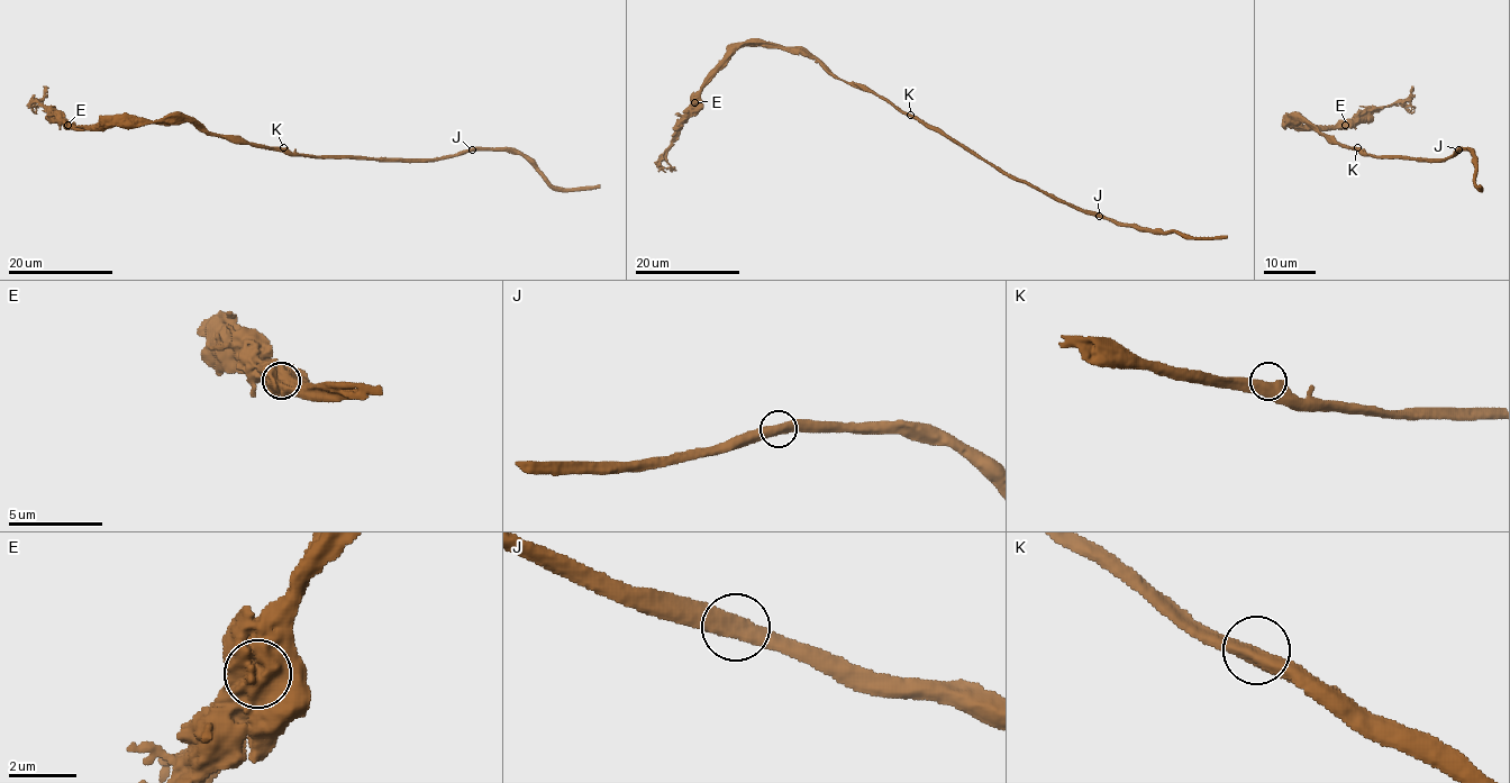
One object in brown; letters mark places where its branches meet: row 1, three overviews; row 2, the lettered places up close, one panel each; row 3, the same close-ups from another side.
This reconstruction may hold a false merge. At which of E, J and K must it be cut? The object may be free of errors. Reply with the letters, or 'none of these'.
E

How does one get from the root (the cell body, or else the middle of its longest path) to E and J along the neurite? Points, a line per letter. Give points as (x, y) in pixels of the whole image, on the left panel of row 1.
E: (282, 151), (253, 146), (239, 138), (207, 135), (189, 121), (126, 121), (108, 127), (67, 124)
J: (282, 151), (334, 157), (449, 158), (471, 149)

